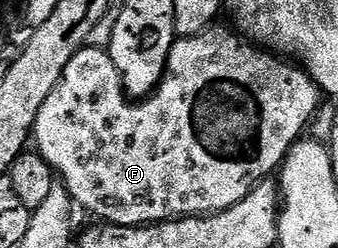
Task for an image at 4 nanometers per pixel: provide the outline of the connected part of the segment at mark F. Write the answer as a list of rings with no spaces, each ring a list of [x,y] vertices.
[[[211,28],[191,38],[178,38],[170,50],[161,84],[149,98],[141,100],[131,100],[128,97],[116,72],[116,64],[112,64],[105,49],[83,48],[76,52],[76,56],[72,56],[72,60],[68,60],[68,68],[64,68],[62,78],[56,88],[52,88],[48,100],[44,100],[44,108],[40,108],[36,116],[32,142],[37,153],[42,154],[44,160],[48,160],[55,175],[65,184],[70,197],[81,209],[83,206],[88,213],[95,214],[98,217],[95,219],[111,226],[148,226],[155,222],[173,222],[175,218],[201,218],[207,214],[219,214],[222,210],[240,204],[240,200],[252,193],[259,182],[269,179],[270,173],[273,170],[275,173],[285,162],[294,143],[303,137],[302,129],[305,131],[311,125],[320,109],[320,91],[318,85],[310,79],[310,75],[297,65],[283,60],[277,53],[259,48],[241,33],[233,29],[218,29]]]

